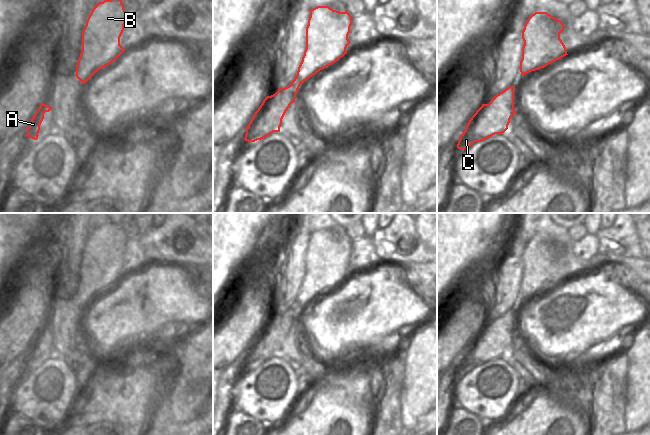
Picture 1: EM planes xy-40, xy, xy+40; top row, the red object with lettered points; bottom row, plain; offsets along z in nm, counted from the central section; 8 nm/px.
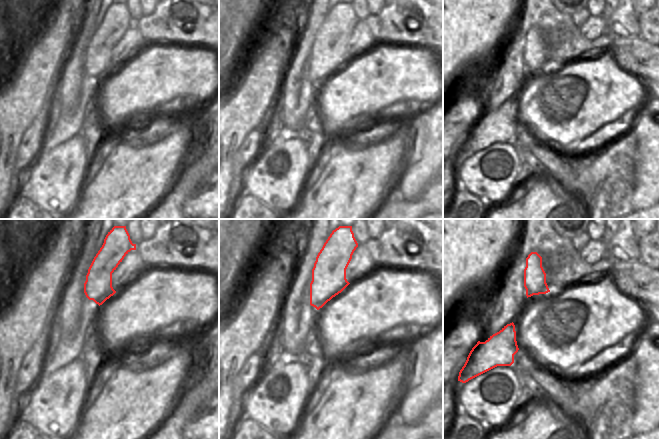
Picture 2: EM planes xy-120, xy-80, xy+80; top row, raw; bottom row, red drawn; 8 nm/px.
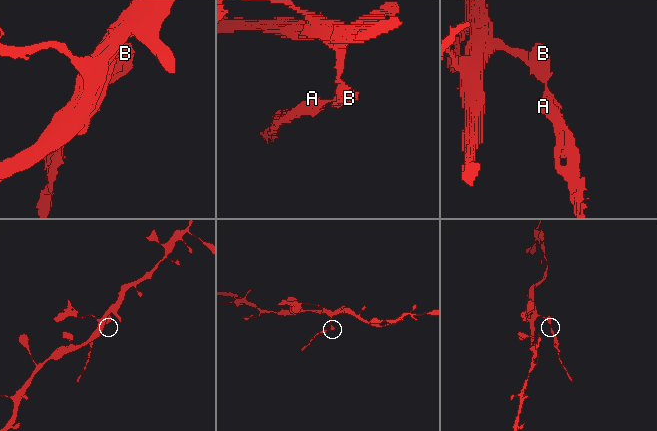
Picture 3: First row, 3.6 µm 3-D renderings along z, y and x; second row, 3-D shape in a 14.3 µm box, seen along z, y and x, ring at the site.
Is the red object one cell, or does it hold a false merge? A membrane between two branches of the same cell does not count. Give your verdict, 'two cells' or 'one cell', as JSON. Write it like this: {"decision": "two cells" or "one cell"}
{"decision": "two cells"}

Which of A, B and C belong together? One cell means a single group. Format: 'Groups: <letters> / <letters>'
Groups: A C / B.

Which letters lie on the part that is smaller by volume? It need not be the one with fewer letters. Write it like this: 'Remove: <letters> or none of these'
Remove: A, C.

